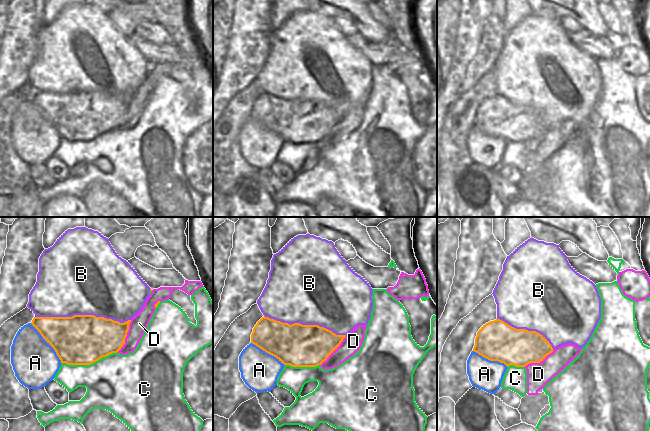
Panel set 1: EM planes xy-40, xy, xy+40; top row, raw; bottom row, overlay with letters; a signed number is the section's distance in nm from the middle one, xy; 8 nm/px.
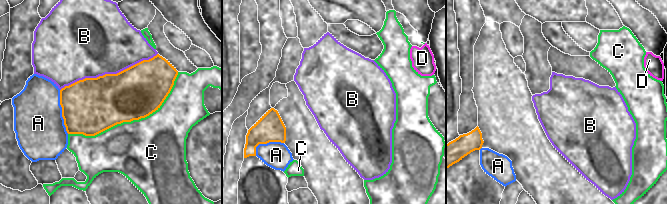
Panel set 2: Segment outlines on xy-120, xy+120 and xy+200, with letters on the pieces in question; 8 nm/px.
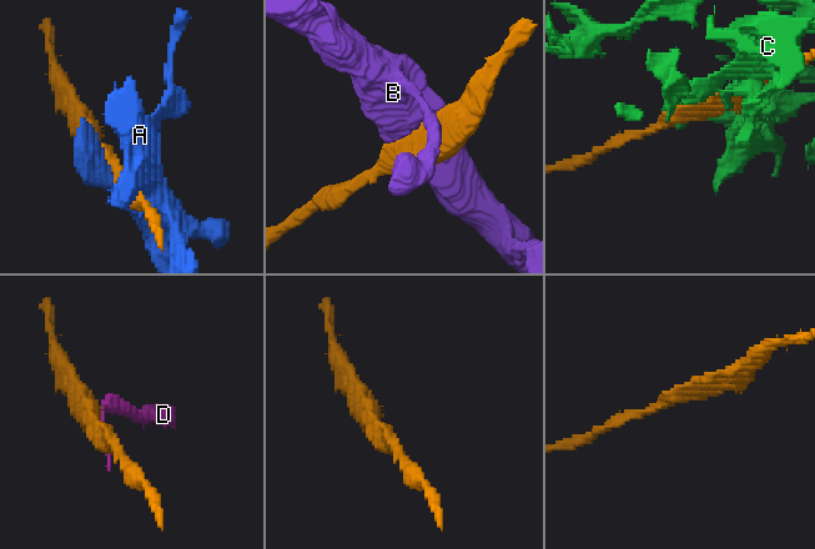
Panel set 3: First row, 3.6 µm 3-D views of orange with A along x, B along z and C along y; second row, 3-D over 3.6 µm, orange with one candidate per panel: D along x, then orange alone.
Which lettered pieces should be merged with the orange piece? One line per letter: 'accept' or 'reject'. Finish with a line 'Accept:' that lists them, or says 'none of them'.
A: reject
B: reject
C: reject
D: reject
Accept: none of them

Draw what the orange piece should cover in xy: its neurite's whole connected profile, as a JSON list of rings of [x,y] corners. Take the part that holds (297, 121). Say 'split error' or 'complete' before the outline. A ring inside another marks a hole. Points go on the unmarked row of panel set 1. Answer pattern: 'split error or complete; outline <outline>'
complete; outline [[[262,93],[251,110],[251,119],[292,143],[321,141],[346,111],[336,111],[318,101],[282,99]]]

